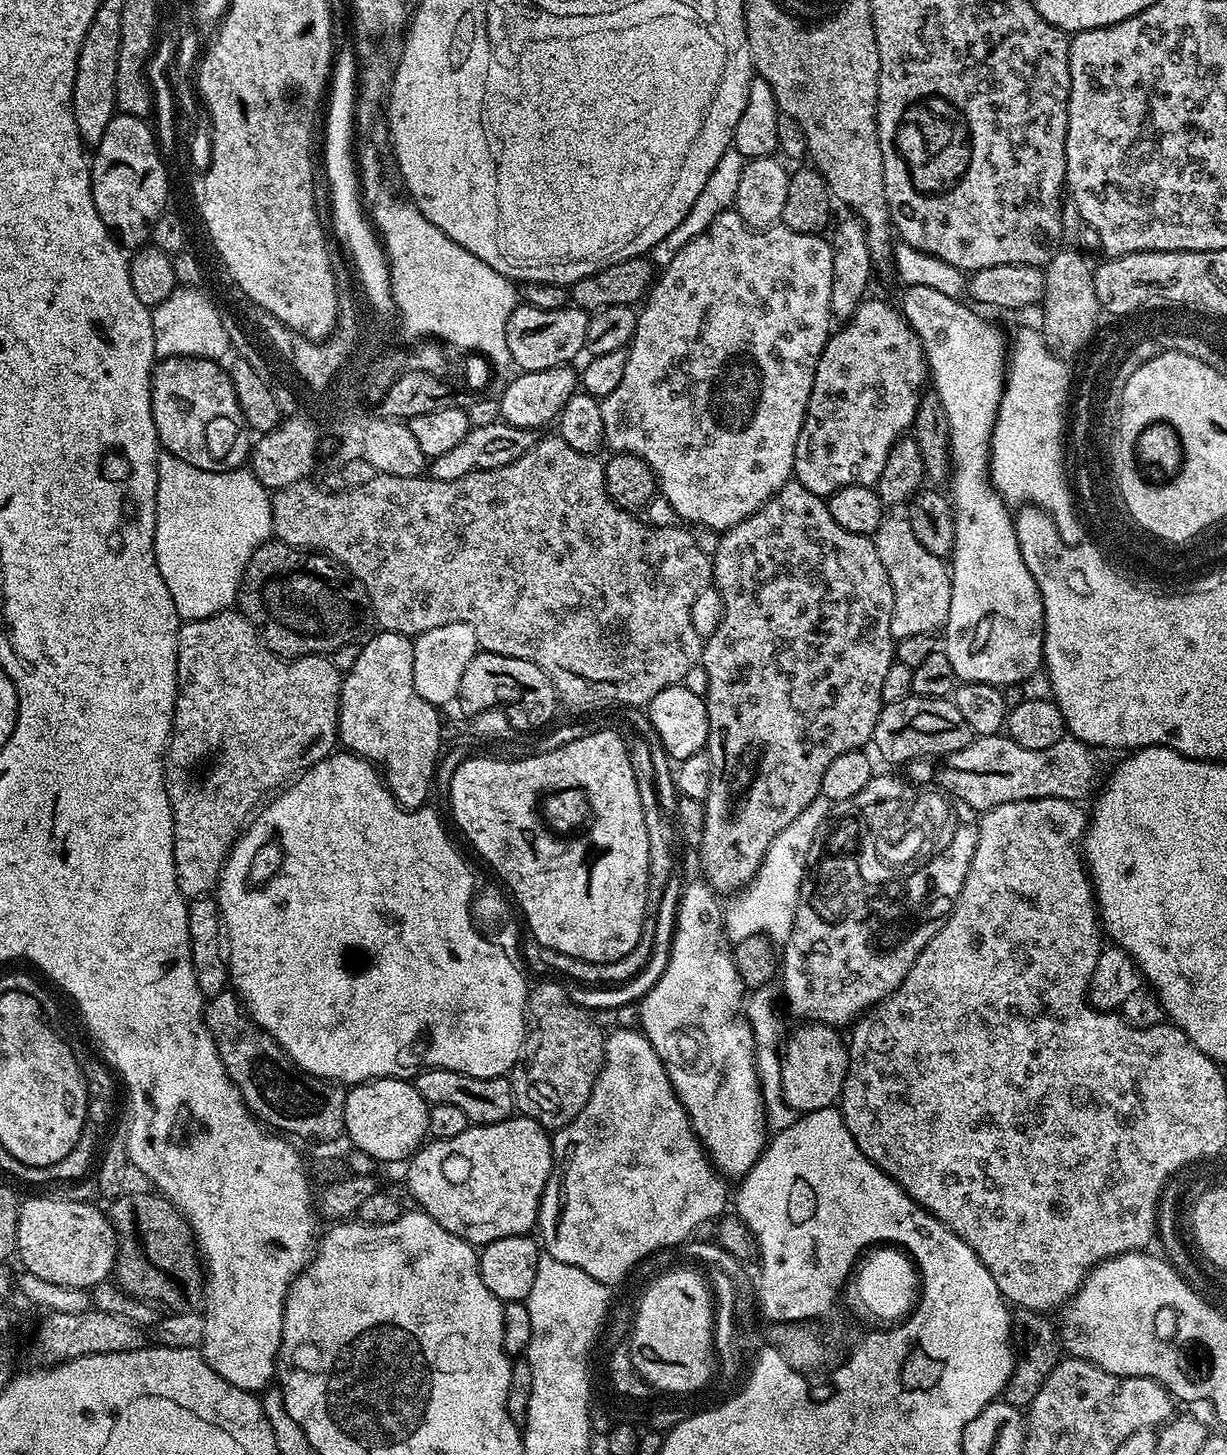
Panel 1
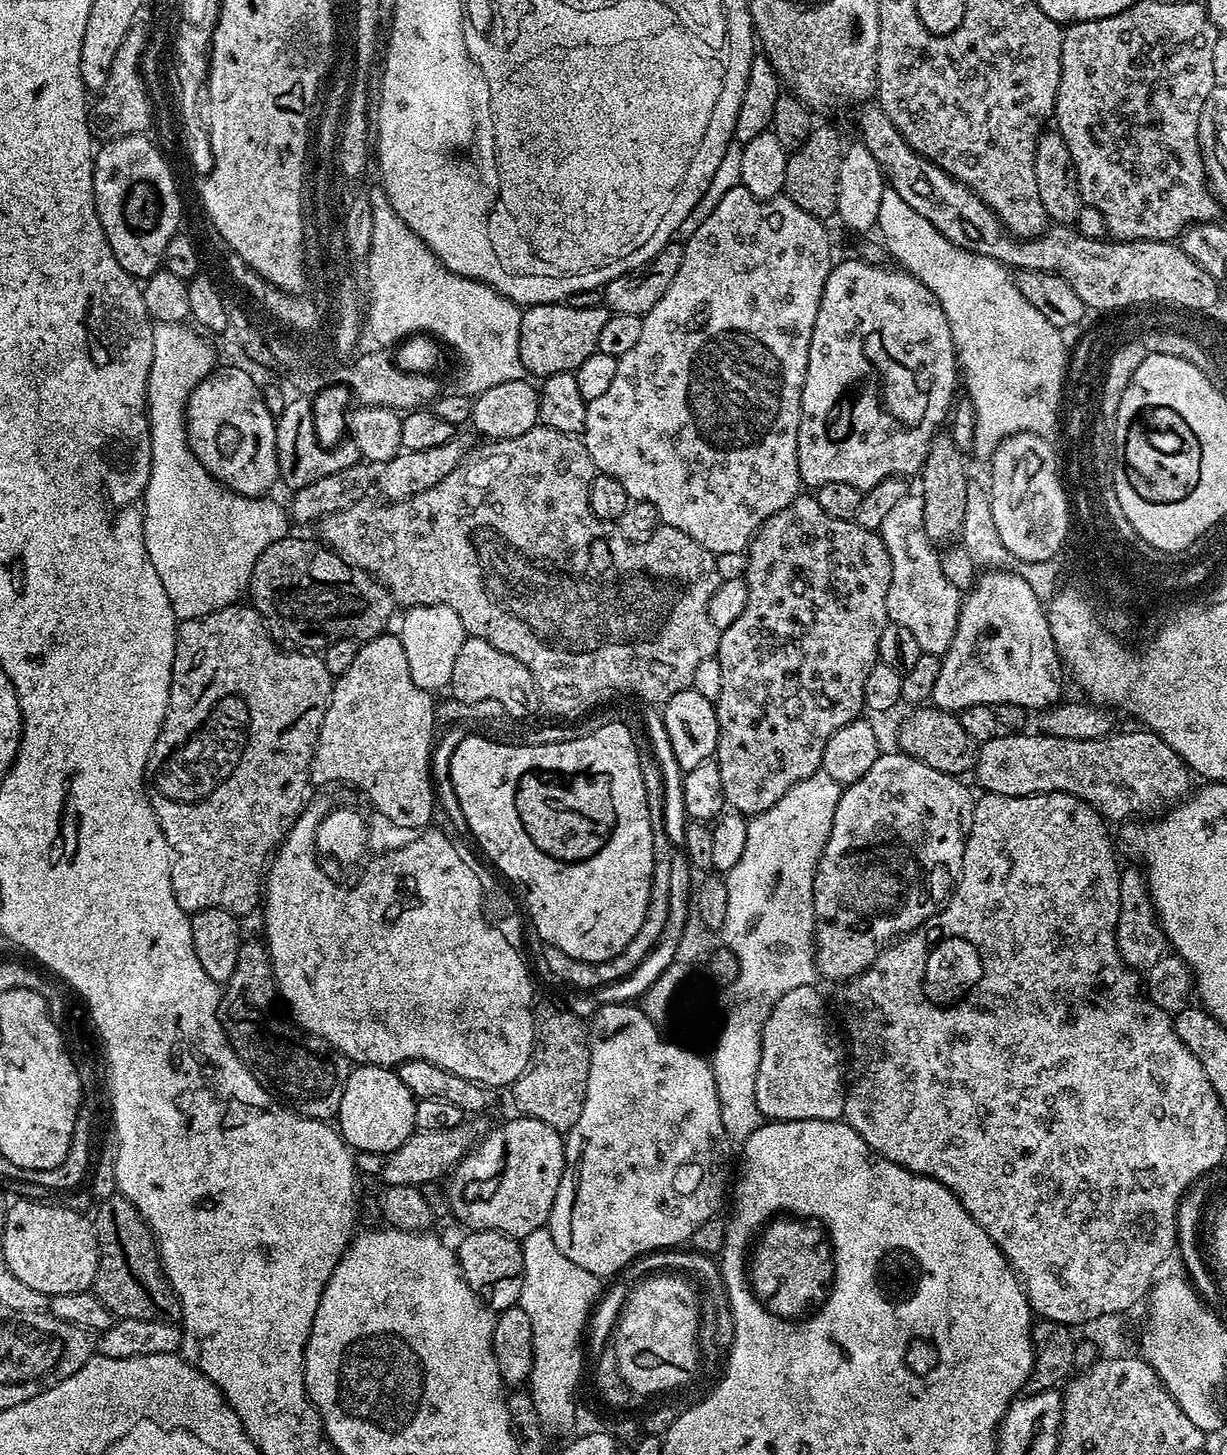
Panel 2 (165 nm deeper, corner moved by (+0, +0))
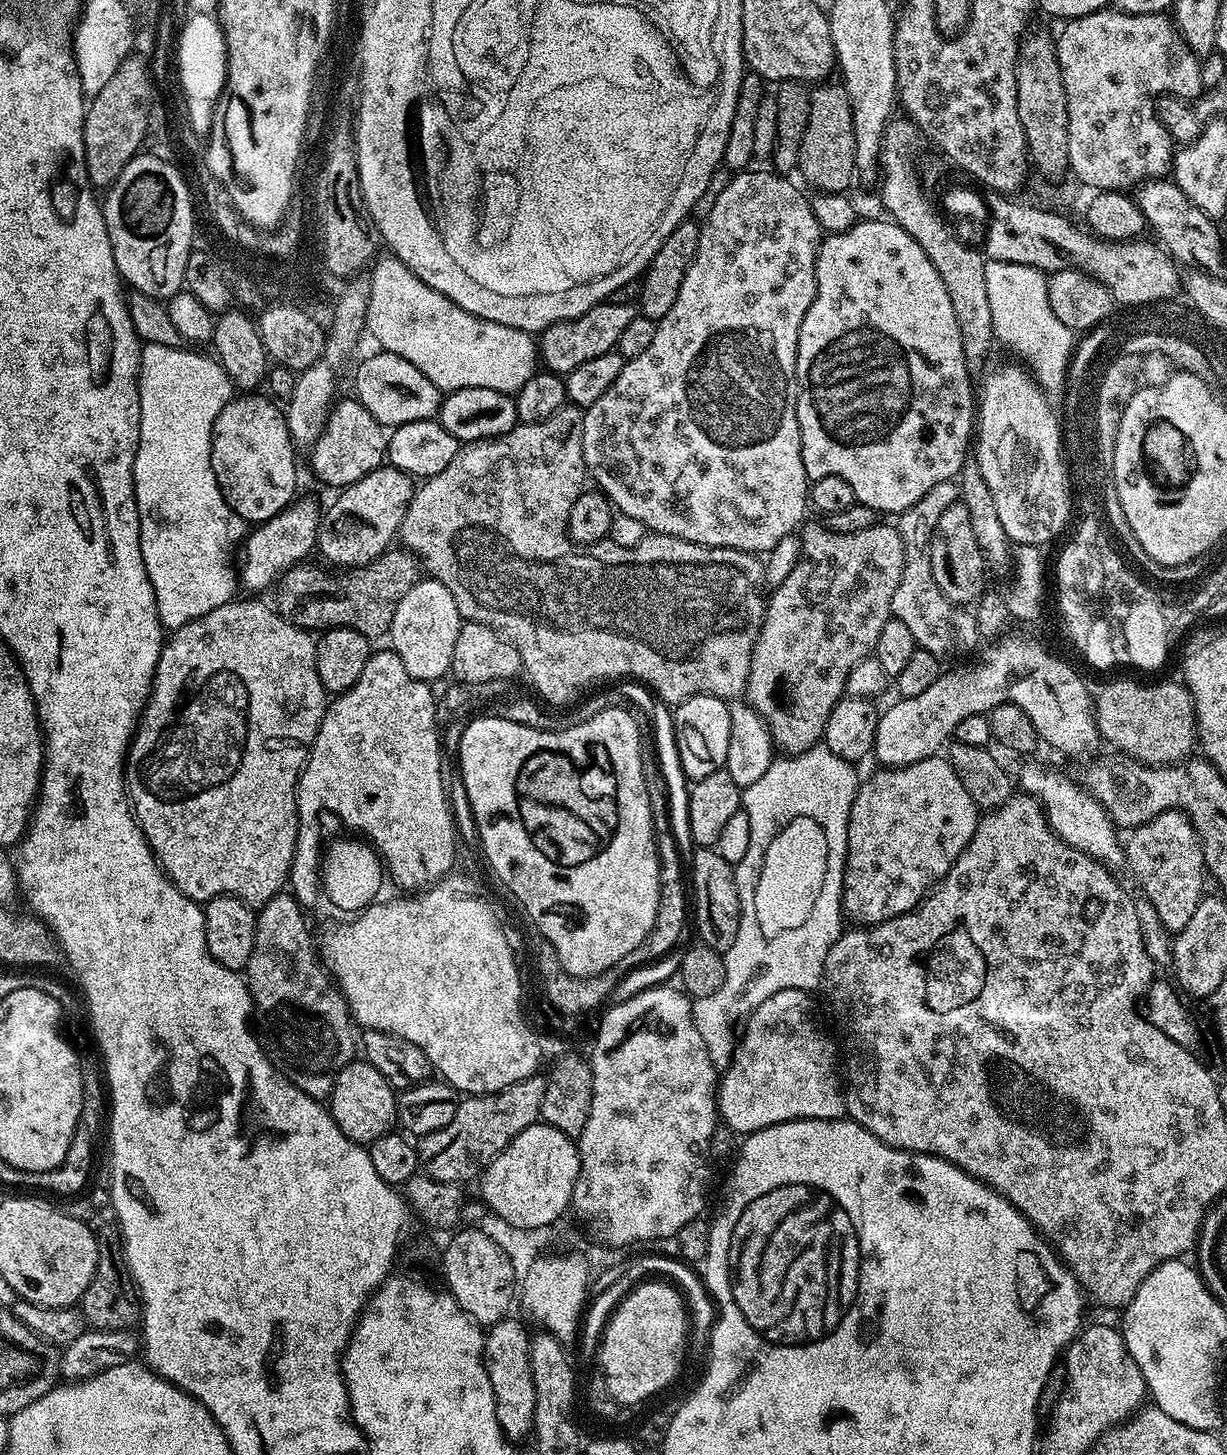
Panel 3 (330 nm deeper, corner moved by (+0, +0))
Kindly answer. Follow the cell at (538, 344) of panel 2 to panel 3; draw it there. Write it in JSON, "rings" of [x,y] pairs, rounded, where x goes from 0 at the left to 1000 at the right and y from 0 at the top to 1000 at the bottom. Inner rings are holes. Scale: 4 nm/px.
{"rings":[[[496,208],[486,209],[478,216],[467,220],[459,220],[450,223],[438,231],[438,245],[443,252],[447,256],[462,257],[468,252],[474,252],[481,246],[487,246],[487,243],[500,241],[507,232],[507,227],[520,216],[516,210],[500,210]]]}

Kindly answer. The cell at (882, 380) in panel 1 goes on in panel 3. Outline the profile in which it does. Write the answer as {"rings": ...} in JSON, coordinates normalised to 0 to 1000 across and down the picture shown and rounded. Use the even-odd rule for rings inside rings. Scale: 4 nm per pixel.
{"rings":[[[701,150],[698,151],[694,157],[689,159],[675,161],[669,164],[668,171],[665,175],[665,204],[660,213],[657,213],[657,219],[654,219],[654,227],[650,230],[650,241],[649,241],[649,265],[652,266],[649,271],[649,281],[650,282],[650,293],[652,293],[654,318],[657,320],[659,331],[674,327],[689,329],[689,331],[693,331],[693,335],[696,336],[699,346],[705,346],[706,348],[711,349],[716,353],[738,352],[739,349],[745,348],[745,345],[748,345],[748,342],[751,342],[751,340],[755,340],[755,337],[764,334],[764,331],[778,331],[782,326],[782,321],[786,316],[790,315],[791,306],[794,302],[794,269],[792,272],[792,264],[794,264],[794,260],[790,257],[787,252],[787,243],[784,241],[784,230],[781,227],[781,219],[778,216],[778,210],[774,210],[774,202],[771,202],[771,197],[768,194],[768,191],[764,191],[764,186],[761,186],[758,177],[755,177],[755,172],[751,172],[751,169],[748,169],[748,166],[745,166],[745,164],[742,164],[742,161],[738,161],[738,158],[735,158],[724,150]]]}

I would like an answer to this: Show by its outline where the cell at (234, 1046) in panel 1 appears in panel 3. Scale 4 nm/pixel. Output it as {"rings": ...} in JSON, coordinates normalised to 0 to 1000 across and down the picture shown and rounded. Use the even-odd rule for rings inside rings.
{"rings":[[[229,612],[209,627],[209,644],[200,666],[200,676],[202,682],[205,685],[207,704],[210,707],[212,720],[218,725],[218,729],[226,737],[243,746],[243,749],[264,757],[270,754],[277,736],[286,731],[291,725],[292,715],[289,709],[287,712],[289,702],[284,695],[284,689],[262,660],[256,641],[254,643],[248,633],[248,628],[249,625],[235,612]]]}

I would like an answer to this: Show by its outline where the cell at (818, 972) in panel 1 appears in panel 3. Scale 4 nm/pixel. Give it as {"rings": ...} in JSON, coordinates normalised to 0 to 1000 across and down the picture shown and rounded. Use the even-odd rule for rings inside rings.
{"rings":[[[769,519],[756,520],[737,528],[720,528],[711,532],[708,536],[705,535],[696,548],[696,555],[693,557],[691,566],[691,586],[688,590],[688,621],[694,621],[697,627],[703,624],[703,636],[718,635],[729,630],[742,627],[760,610],[756,608],[756,603],[763,602],[764,608],[769,604],[769,601],[778,595],[778,592],[786,586],[786,582],[795,570],[797,556],[791,546],[787,546],[787,540],[781,537],[781,532],[776,529],[776,525]],[[712,571],[719,576],[719,579],[713,581],[712,584],[725,584],[725,590],[722,588],[722,594],[705,592],[701,594],[701,582],[704,577],[701,572],[707,575]]]}

